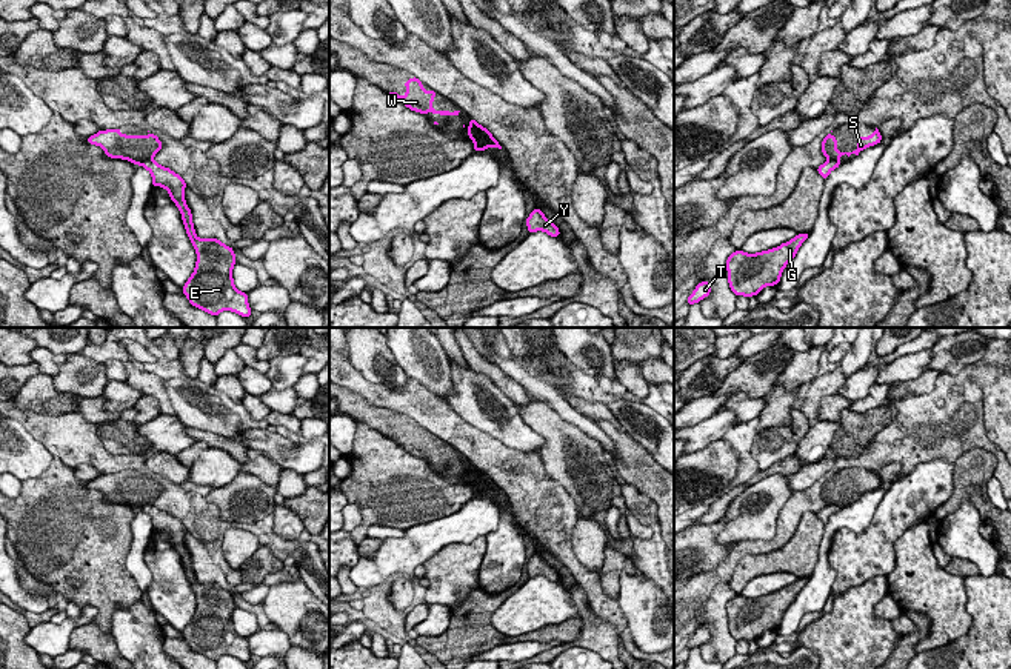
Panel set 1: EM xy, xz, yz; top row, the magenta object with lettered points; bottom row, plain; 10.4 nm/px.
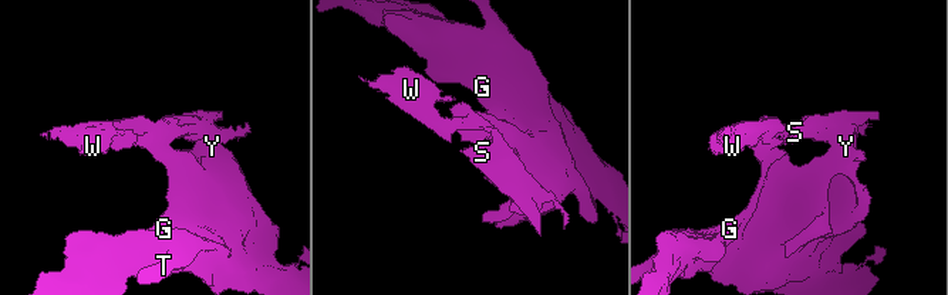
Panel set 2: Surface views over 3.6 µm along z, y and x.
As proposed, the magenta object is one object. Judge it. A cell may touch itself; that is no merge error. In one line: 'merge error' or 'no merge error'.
merge error

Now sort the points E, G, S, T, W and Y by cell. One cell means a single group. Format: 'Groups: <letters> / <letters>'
Groups: E G T Y / S W

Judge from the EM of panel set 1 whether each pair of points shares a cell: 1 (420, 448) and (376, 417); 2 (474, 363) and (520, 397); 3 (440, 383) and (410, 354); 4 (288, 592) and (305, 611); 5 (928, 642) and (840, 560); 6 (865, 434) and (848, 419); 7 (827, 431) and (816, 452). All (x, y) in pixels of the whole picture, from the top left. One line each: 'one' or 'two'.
1: one
2: one
3: one
4: one
5: two
6: one
7: one

